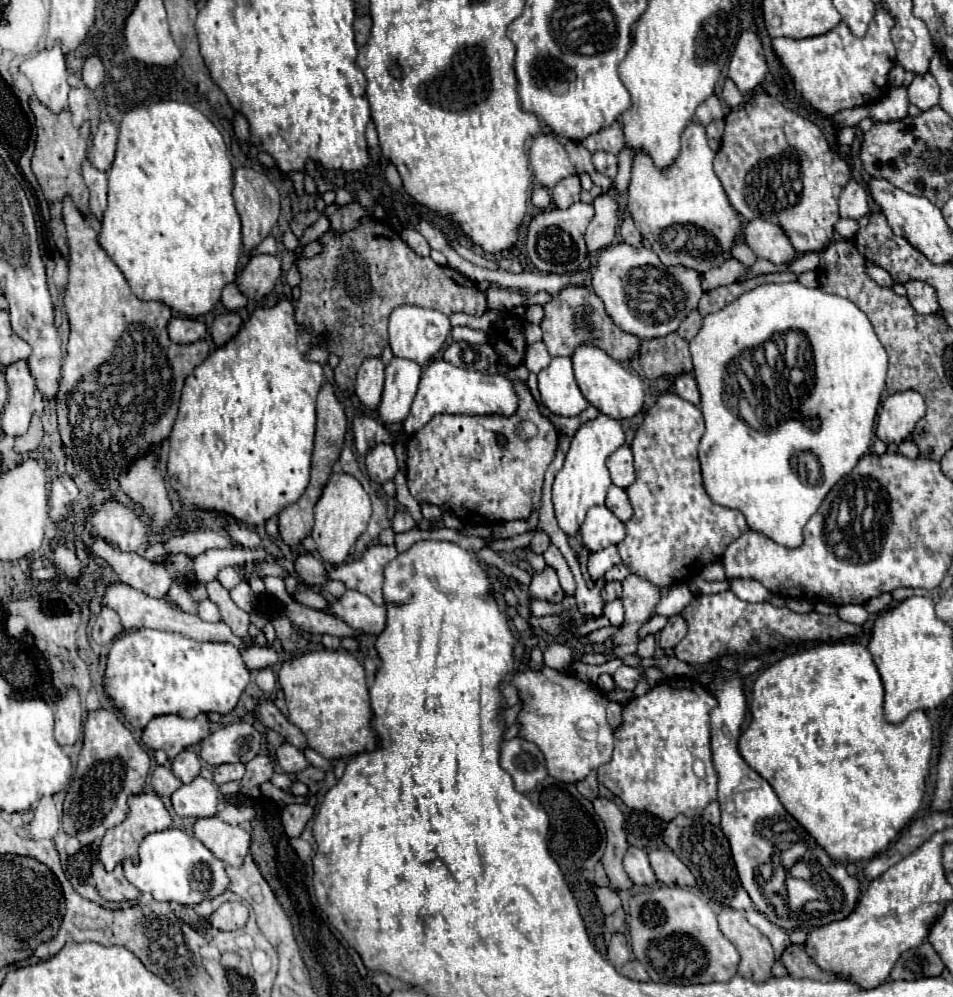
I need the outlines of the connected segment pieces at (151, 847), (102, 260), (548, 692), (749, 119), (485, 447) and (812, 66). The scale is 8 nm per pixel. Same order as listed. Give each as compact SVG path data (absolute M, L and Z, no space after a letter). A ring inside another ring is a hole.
M179 828L147 834L139 846L139 864L127 860L123 862L123 868L125 878L139 892L151 894L157 902L179 902L191 906L219 896L229 886L225 864L215 858L211 850L207 850L193 834Z
M65 196L63 200L63 220L69 244L65 310L71 334L63 362L63 380L57 392L59 434L75 464L83 466L93 476L105 476L125 470L133 458L141 456L149 446L159 446L159 442L169 436L177 416L185 378L207 358L209 346L205 340L189 346L173 344L169 340L165 326L171 318L171 308L157 300L143 302L131 292L123 272L97 242L99 234L93 230L91 218L75 206L71 196Z
M525 662L519 664L519 674L513 676L511 684L519 690L521 698L527 698L523 700L525 706L519 714L519 736L541 748L547 760L547 772L553 778L559 782L579 782L591 770L597 770L611 760L613 732L605 718L609 700L603 690L547 666L541 672L529 672L525 670Z
M761 92L727 114L721 148L715 154L715 174L719 176L731 206L741 216L747 220L763 218L781 226L795 252L821 252L831 244L833 224L839 220L837 198L849 180L849 166L845 158L829 146L819 126L785 108L777 98Z
M513 380L515 394L519 398L517 412L513 416L461 416L461 414L437 414L429 424L417 432L407 446L407 484L415 500L427 500L437 506L451 508L463 524L499 524L507 520L529 518L533 510L541 506L541 488L543 474L551 464L557 448L557 430L555 426L539 412L537 402L533 400L529 388L521 380ZM533 420L539 428L539 434L531 442L521 442L515 434L517 422Z
M877 6L871 26L861 38L857 38L845 22L839 22L833 30L821 36L811 36L803 40L775 38L773 48L787 72L793 76L797 92L821 114L833 116L845 108L877 102L889 92L889 72L895 66L891 26L895 26L895 18L891 18L891 12L883 10L883 6Z

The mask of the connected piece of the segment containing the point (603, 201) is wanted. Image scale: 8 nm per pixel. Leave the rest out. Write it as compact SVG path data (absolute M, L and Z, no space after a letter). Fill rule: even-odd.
M607 194L597 196L593 202L593 208L595 208L595 216L585 232L585 242L587 242L589 254L599 252L613 242L615 228L619 222L619 206Z

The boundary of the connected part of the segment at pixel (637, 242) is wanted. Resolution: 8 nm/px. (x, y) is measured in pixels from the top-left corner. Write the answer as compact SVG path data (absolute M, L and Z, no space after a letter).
M623 210L623 218L621 218L621 224L619 224L619 234L621 234L623 242L633 244L633 246L641 246L641 234L635 228L633 218L631 218L631 214L627 210Z

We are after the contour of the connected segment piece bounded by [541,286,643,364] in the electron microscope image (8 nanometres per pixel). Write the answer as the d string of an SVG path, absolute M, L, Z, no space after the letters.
M567 286L557 296L553 296L545 306L545 316L541 320L543 330L543 342L549 348L551 356L571 356L577 346L591 344L603 348L611 358L619 362L629 362L641 346L641 338L623 332L615 322L611 322L611 316L607 314L603 300L585 286Z

